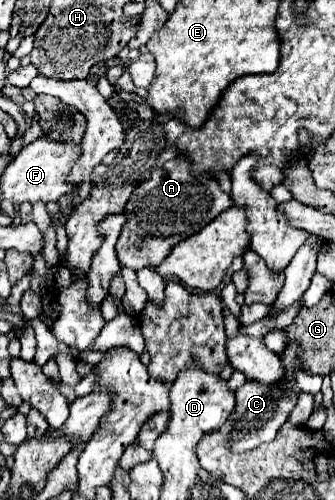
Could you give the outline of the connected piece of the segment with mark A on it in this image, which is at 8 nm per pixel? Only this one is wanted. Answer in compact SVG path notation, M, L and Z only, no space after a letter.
M178 156L152 172L152 176L132 192L124 210L126 224L116 242L118 260L122 266L132 270L144 266L156 268L162 264L162 260L166 260L166 254L170 254L174 244L186 236L192 236L210 220L214 220L214 216L232 206L230 196L220 188L220 182L214 176L204 172L192 174L190 168L190 160Z

